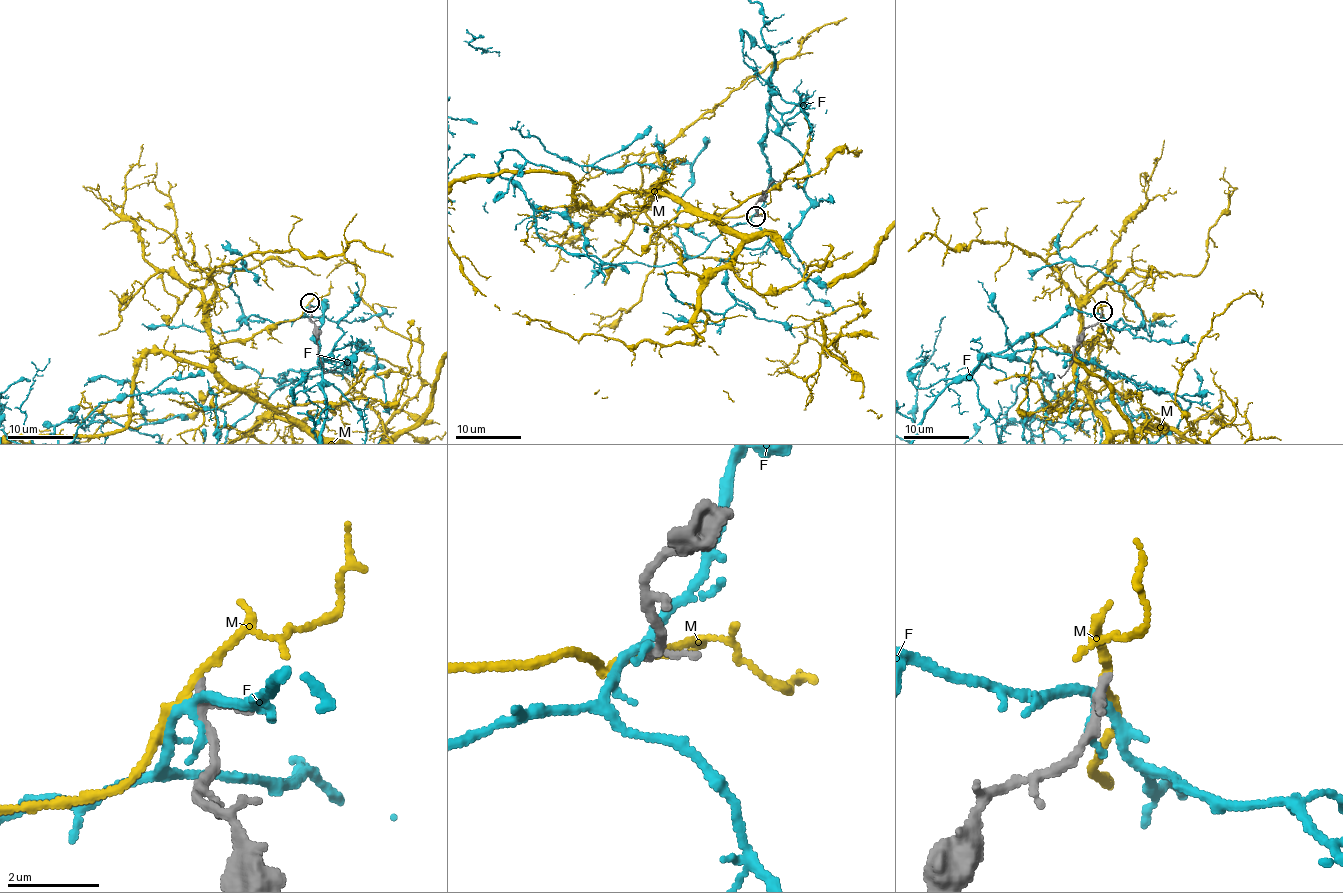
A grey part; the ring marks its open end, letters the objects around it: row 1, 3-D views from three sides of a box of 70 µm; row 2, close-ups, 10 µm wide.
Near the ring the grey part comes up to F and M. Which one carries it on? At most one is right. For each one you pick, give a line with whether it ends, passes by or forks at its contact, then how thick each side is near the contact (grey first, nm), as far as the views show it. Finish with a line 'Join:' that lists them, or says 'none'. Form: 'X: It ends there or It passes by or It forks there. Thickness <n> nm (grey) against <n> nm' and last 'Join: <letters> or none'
Join: none

